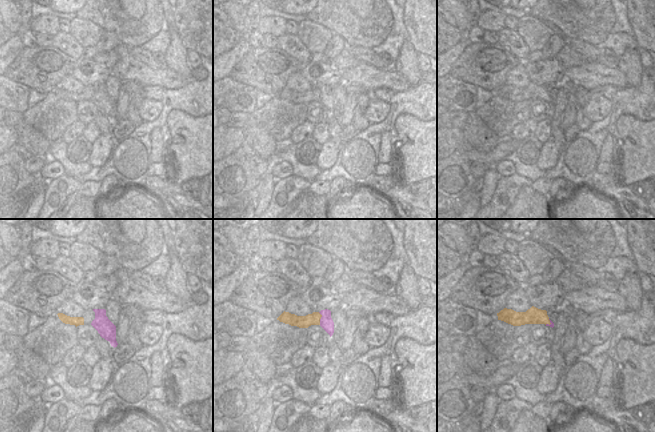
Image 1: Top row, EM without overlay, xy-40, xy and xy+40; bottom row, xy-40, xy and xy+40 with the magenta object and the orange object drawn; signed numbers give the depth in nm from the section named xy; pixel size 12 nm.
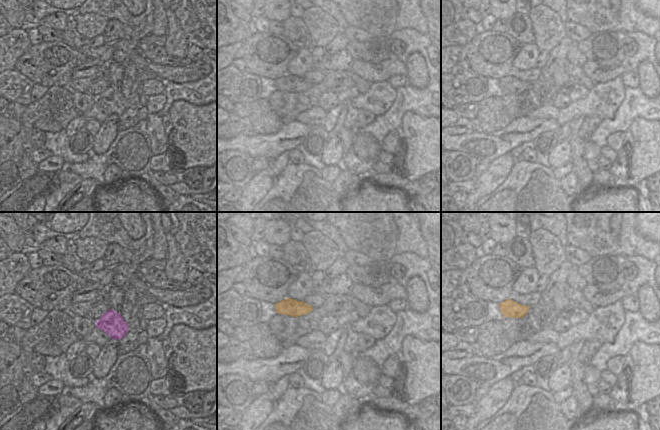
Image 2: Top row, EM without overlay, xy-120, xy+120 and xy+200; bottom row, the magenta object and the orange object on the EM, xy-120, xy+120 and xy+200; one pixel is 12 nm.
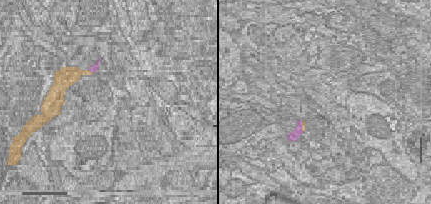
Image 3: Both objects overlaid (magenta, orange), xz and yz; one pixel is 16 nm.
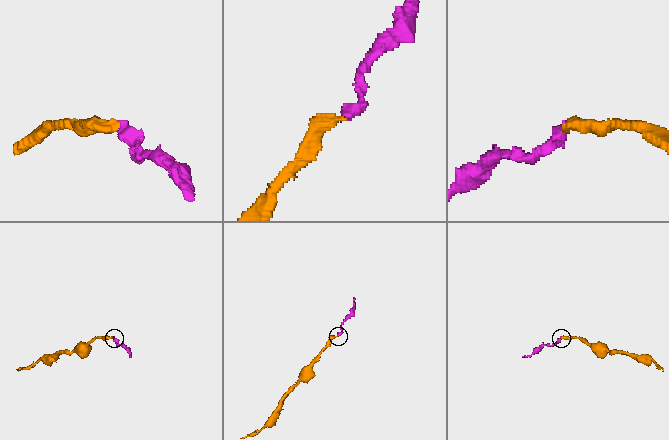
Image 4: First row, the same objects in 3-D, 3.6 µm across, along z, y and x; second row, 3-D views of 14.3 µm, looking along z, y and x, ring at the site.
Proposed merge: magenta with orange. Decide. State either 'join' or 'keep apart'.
keep apart

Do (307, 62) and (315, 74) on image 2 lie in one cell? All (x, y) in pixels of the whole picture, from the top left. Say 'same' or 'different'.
different

